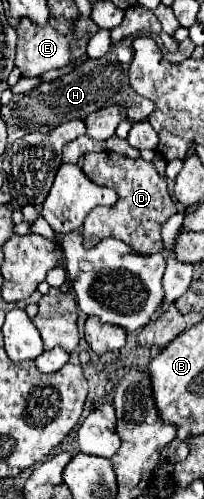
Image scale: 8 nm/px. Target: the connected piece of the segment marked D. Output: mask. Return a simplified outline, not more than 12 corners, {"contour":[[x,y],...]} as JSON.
{"contour":[[86,153],[82,171],[118,193],[82,227],[84,249],[106,237],[160,253],[178,211],[144,159]]}

